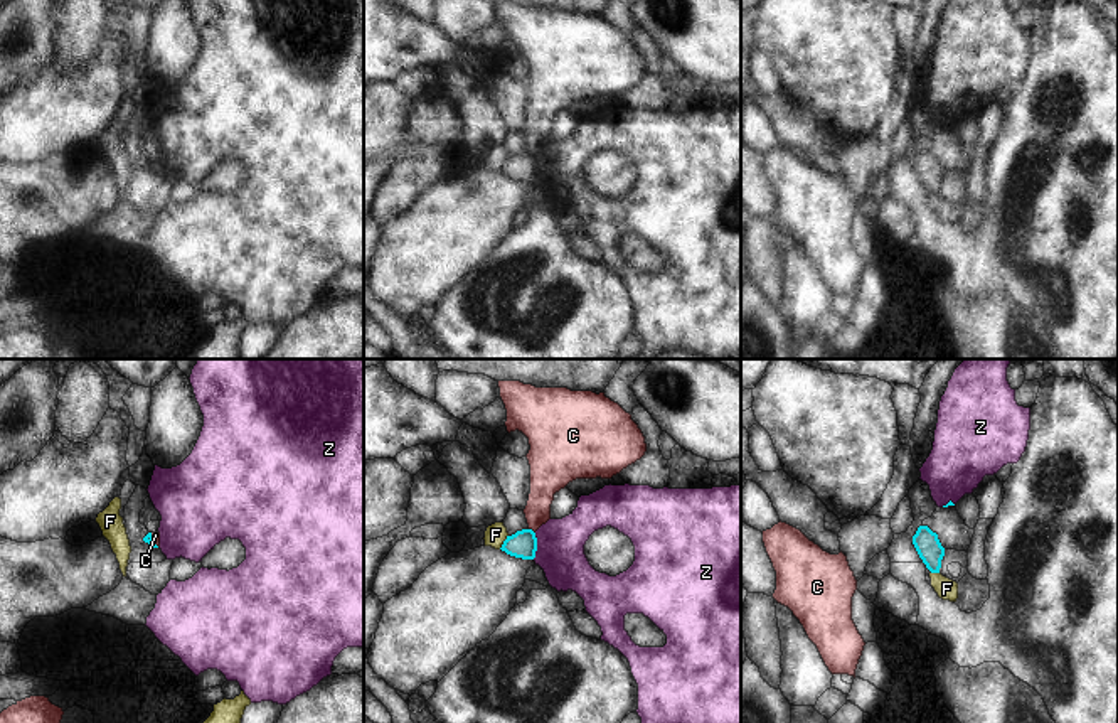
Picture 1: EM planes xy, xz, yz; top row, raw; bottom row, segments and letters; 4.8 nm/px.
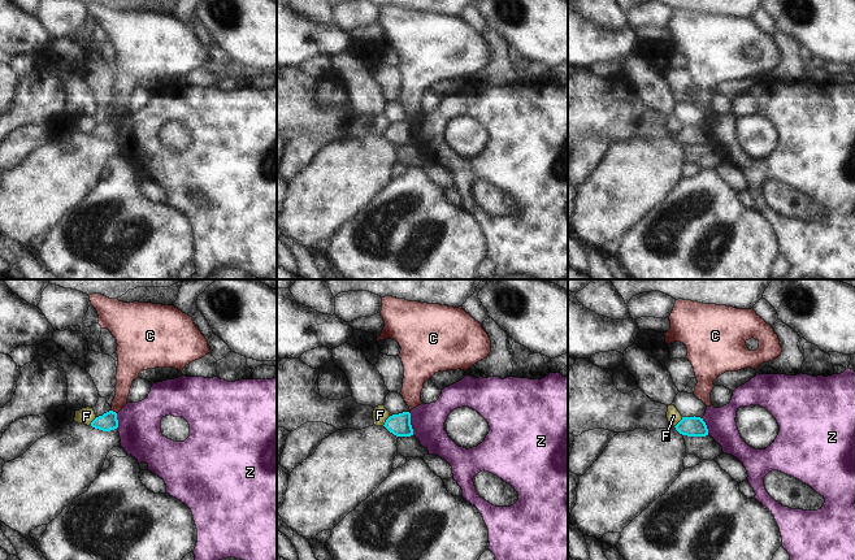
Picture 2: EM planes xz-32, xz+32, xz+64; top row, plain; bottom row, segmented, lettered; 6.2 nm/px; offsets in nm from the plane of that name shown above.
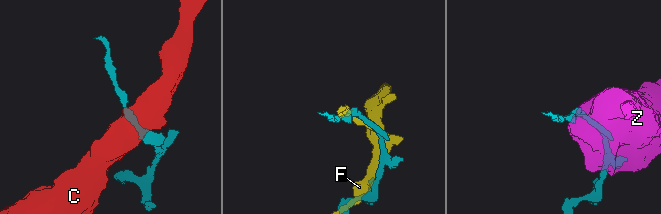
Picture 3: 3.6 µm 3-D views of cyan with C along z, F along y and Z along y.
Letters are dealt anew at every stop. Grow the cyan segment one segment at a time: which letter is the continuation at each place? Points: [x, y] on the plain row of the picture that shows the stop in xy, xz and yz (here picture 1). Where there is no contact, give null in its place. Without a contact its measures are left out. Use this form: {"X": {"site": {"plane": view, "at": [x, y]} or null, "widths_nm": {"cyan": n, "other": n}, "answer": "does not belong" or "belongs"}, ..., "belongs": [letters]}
{"C": {"site": {"plane": "xz", "at": [532, 154]}, "widths_nm": {"cyan": 130, "other": 150}, "answer": "does not belong"}, "F": {"site": {"plane": "xz", "at": [504, 164]}, "widths_nm": {"cyan": 130, "other": 100}, "answer": "does not belong"}, "Z": {"site": {"plane": "xz", "at": [536, 169]}, "widths_nm": {"cyan": 130, "other": 220}, "answer": "does not belong"}, "belongs": []}

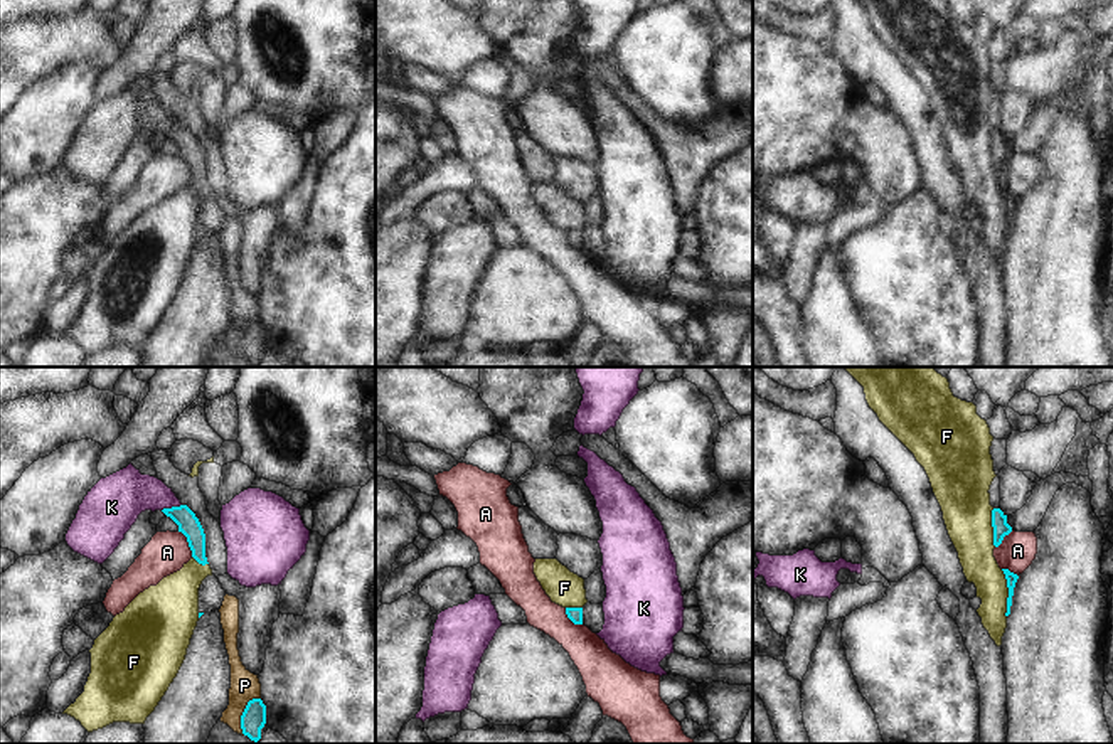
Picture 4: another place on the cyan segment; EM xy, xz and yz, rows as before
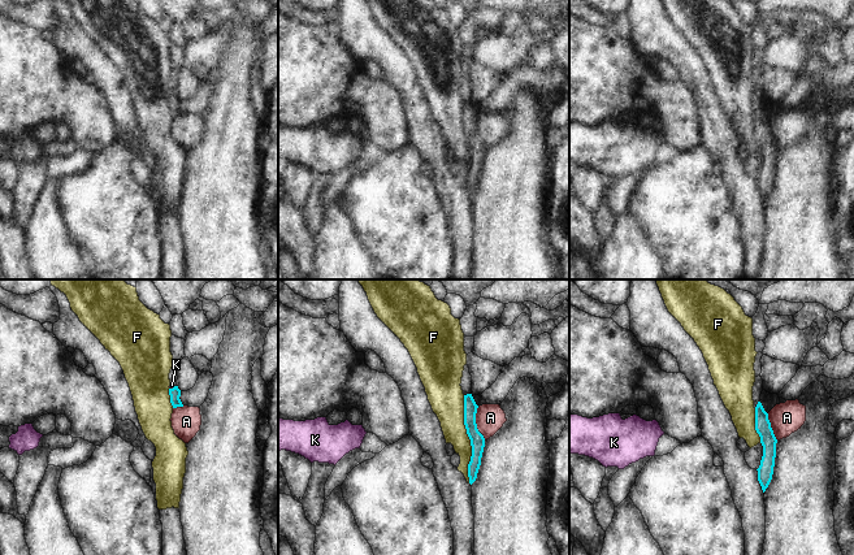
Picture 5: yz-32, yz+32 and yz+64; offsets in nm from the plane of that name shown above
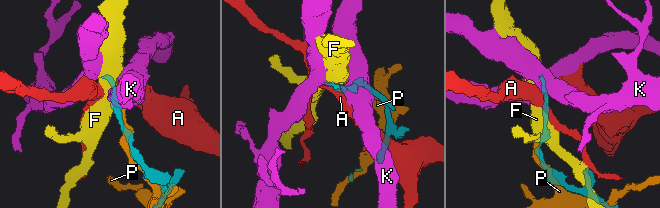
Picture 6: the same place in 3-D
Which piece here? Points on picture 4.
{"A": {"site": {"plane": "xy", "at": [189, 167]}, "widths_nm": {"cyan": 100, "other": 200}, "answer": "does not belong"}, "F": {"site": {"plane": "yz", "at": [1009, 216]}, "widths_nm": {"cyan": 50, "other": 170}, "answer": "does not belong"}, "K": {"site": {"plane": "xy", "at": [170, 132]}, "widths_nm": {"cyan": 100, "other": 240}, "answer": "belongs"}, "P": {"site": {"plane": "xy", "at": [243, 335]}, "widths_nm": {"cyan": 120, "other": 140}, "answer": "does not belong"}, "belongs": ["K"]}

